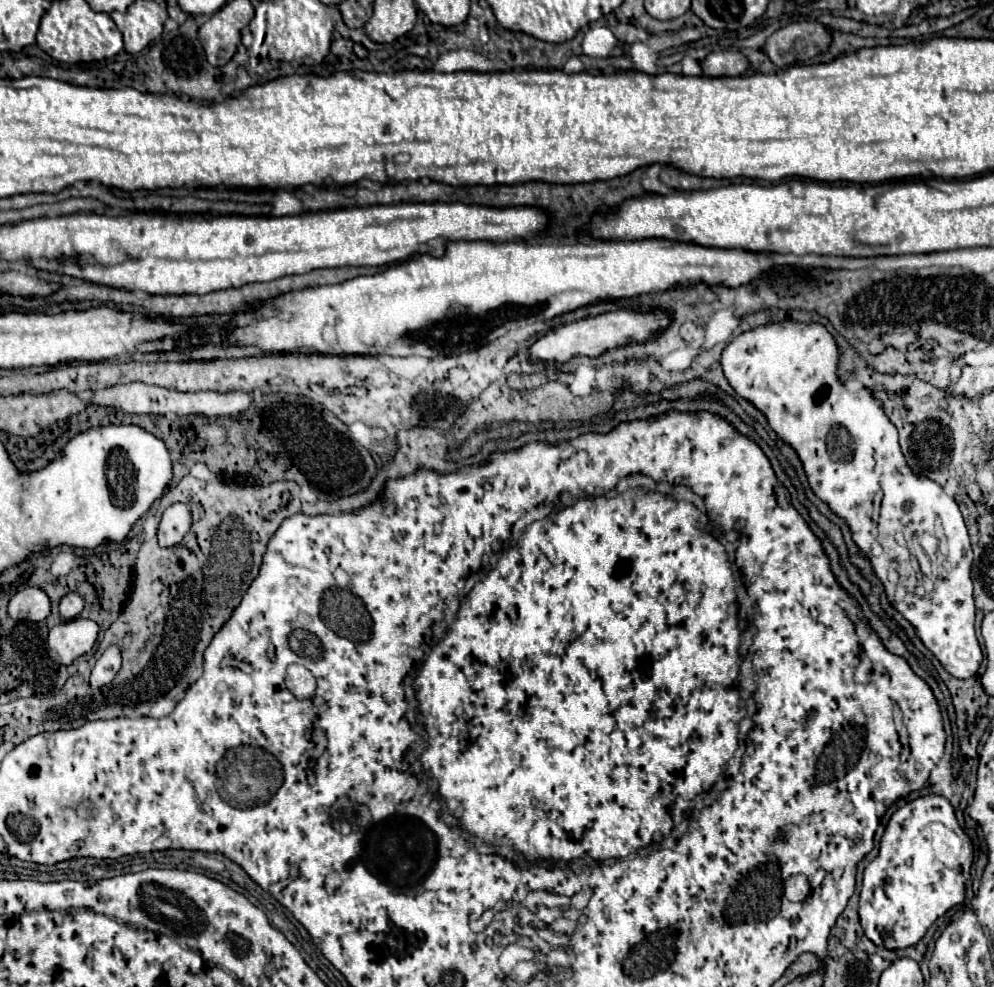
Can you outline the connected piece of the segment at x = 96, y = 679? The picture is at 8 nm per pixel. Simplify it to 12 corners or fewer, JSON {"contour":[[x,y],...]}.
{"contour":[[107,646],[99,656],[91,686],[109,684],[121,668],[121,648]]}

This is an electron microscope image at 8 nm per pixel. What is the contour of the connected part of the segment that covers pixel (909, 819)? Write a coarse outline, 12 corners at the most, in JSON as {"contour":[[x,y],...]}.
{"contour":[[943,796],[891,816],[858,914],[881,948],[917,944],[965,898],[935,858],[933,822],[965,836]]}

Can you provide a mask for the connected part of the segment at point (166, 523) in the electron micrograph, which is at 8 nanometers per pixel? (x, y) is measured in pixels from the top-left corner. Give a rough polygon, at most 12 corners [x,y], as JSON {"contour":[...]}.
{"contour":[[171,504],[159,522],[161,548],[177,546],[191,526],[187,504]]}

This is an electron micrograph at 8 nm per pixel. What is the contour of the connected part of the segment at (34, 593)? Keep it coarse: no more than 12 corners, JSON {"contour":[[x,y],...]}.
{"contour":[[25,588],[9,602],[15,620],[41,622],[51,602],[41,588]]}

